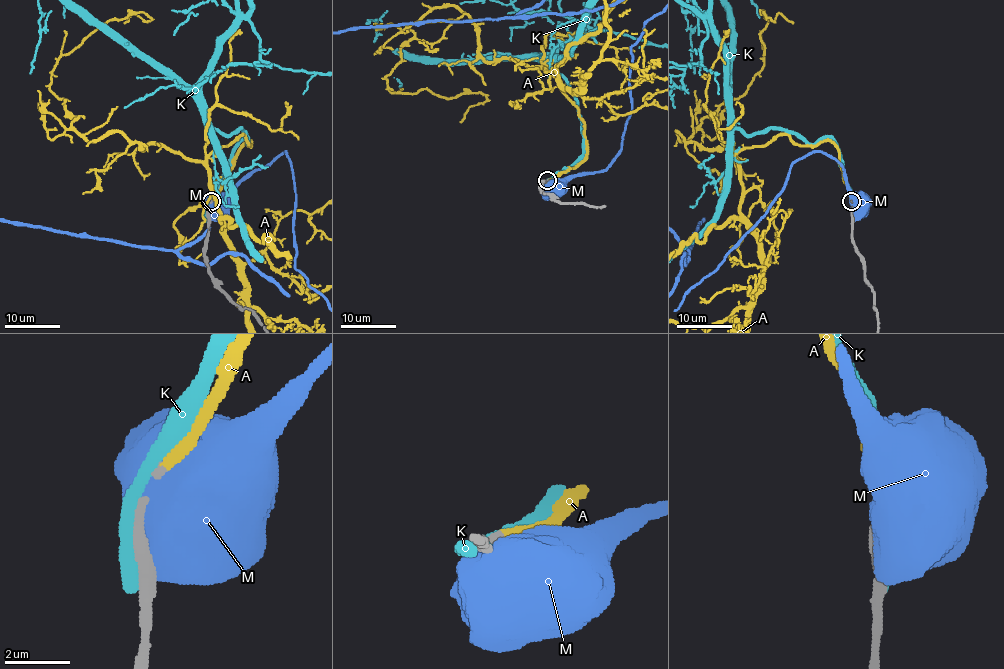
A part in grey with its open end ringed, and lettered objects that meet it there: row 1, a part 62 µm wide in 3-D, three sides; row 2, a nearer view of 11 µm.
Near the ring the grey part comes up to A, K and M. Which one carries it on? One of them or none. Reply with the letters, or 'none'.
A

